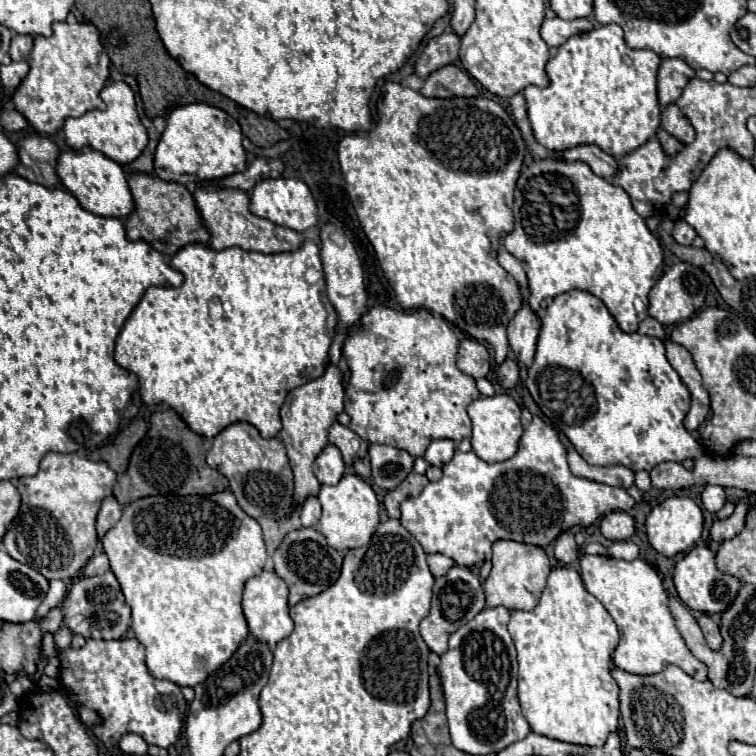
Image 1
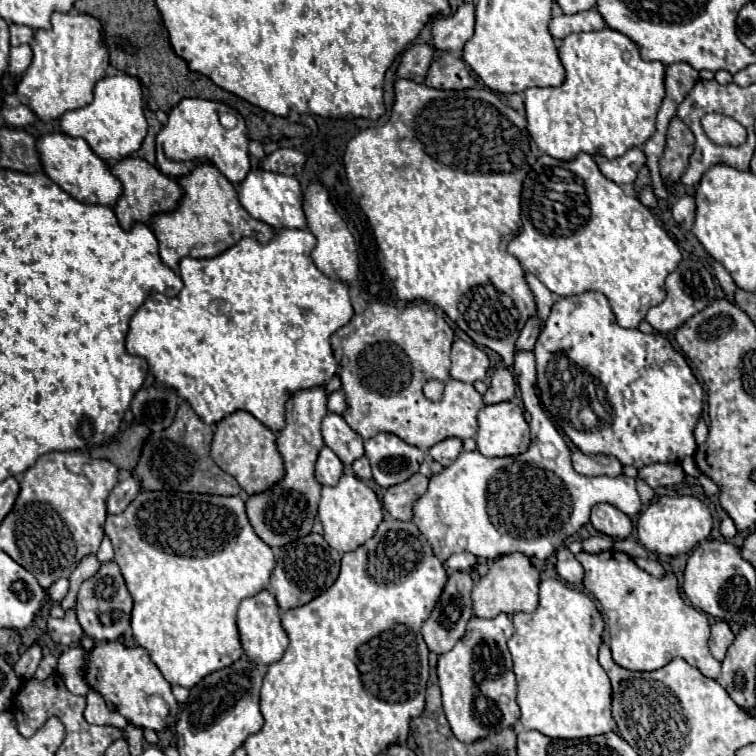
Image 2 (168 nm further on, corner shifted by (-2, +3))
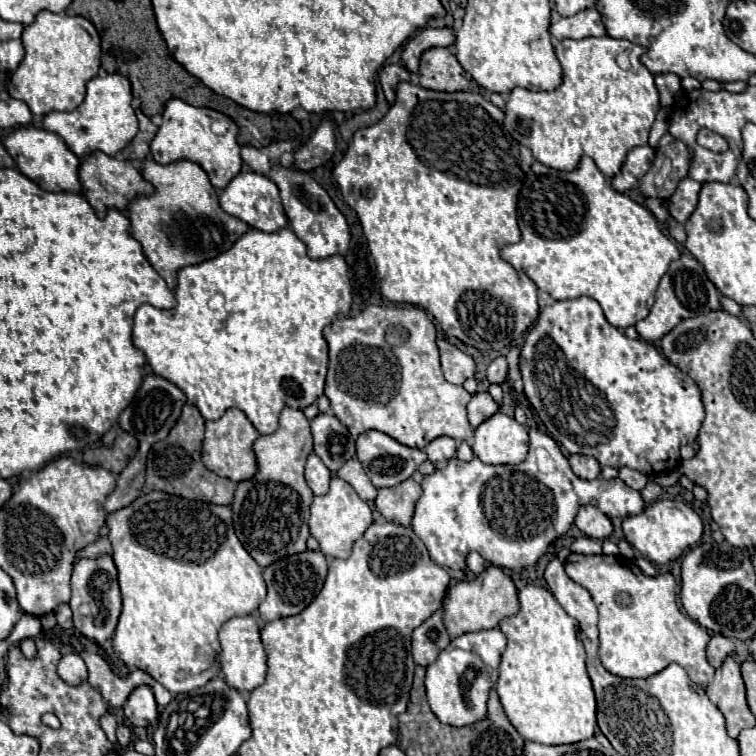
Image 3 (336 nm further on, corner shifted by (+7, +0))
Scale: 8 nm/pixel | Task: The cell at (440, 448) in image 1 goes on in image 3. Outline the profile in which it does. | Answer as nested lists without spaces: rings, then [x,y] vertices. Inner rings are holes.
[[[437,437],[425,447],[427,459],[435,465],[435,469],[443,469],[451,457],[455,457],[455,441],[451,437]]]

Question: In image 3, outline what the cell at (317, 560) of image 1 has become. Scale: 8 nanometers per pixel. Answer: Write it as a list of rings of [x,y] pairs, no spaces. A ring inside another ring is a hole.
[[[303,551],[291,557],[283,557],[265,567],[267,597],[259,605],[259,615],[263,621],[273,621],[279,617],[289,617],[301,613],[321,591],[327,577],[327,557],[321,551]]]

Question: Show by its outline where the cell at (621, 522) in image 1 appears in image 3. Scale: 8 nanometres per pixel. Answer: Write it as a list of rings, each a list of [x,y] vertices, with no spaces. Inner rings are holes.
[[[583,505],[575,517],[575,525],[591,539],[607,539],[613,533],[611,519],[593,505]]]

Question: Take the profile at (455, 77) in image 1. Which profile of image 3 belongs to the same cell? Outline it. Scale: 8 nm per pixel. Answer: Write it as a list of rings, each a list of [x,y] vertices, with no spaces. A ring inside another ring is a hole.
[[[433,47],[433,49],[427,49],[421,57],[421,63],[419,63],[419,85],[425,87],[425,89],[433,89],[433,91],[467,91],[469,89],[469,81],[465,79],[465,71],[463,67],[459,65],[459,61],[455,59],[455,55],[449,51],[449,49],[443,49],[443,47]]]

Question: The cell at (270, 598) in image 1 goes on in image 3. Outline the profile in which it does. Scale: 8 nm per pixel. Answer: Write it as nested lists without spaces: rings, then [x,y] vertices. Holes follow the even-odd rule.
[[[255,615],[247,617],[231,617],[219,631],[221,641],[221,671],[227,679],[227,683],[243,693],[249,693],[251,689],[259,687],[265,681],[267,675],[267,651],[261,641],[261,627],[257,623]]]

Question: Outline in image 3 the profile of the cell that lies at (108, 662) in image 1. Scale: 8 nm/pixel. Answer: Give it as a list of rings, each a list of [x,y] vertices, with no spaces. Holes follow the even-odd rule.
[[[149,685],[135,687],[131,691],[131,695],[127,697],[123,713],[127,719],[133,721],[135,727],[149,727],[149,725],[157,723],[159,711],[157,711],[157,701],[155,701],[153,689]]]

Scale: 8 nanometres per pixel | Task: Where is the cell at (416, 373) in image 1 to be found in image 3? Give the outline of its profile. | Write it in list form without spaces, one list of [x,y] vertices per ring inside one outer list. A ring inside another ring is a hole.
[[[369,305],[365,307],[359,315],[355,317],[345,317],[343,321],[337,319],[331,325],[325,327],[323,337],[329,345],[329,373],[327,373],[327,383],[325,383],[325,395],[331,401],[331,407],[335,411],[335,417],[339,417],[339,421],[351,431],[353,437],[359,437],[361,433],[367,433],[371,429],[387,433],[389,437],[395,437],[395,441],[399,441],[401,445],[411,445],[413,449],[425,449],[433,439],[437,437],[453,437],[453,439],[471,439],[473,437],[473,429],[471,423],[467,421],[467,403],[471,399],[471,395],[461,387],[461,385],[451,385],[445,381],[443,373],[441,373],[441,365],[439,365],[439,351],[437,351],[437,331],[433,321],[427,317],[427,313],[419,307],[407,305],[407,307],[381,307],[381,305]]]

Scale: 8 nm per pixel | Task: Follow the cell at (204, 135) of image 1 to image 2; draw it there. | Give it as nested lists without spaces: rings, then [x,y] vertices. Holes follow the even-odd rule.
[[[184,98],[180,100],[172,112],[168,114],[168,124],[156,136],[156,162],[166,176],[178,178],[188,174],[198,164],[214,164],[232,184],[240,184],[250,172],[250,154],[248,154],[248,170],[246,170],[246,150],[248,136],[244,118],[238,118],[236,128],[226,130],[218,122],[218,114],[228,112],[230,108],[222,102],[210,102],[200,98]]]

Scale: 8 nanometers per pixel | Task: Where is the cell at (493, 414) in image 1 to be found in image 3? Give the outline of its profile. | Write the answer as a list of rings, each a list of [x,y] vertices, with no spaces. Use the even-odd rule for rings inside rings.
[[[497,411],[473,435],[473,453],[489,465],[517,465],[527,457],[529,435],[513,417]]]

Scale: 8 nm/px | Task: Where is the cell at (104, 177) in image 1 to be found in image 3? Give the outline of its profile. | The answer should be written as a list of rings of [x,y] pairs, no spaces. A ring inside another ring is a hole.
[[[33,126],[19,127],[3,143],[9,155],[15,159],[19,171],[31,181],[35,181],[41,189],[47,189],[51,193],[61,193],[61,191],[81,193],[83,189],[79,181],[81,161],[79,157],[75,157],[75,153],[71,153],[71,149],[67,149],[67,143],[57,133],[35,129]]]

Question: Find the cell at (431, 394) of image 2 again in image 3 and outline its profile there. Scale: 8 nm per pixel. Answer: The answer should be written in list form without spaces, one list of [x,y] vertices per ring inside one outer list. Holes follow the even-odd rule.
[[[439,339],[437,345],[439,345],[439,351],[441,351],[443,375],[449,383],[461,385],[465,379],[475,377],[475,361],[473,361],[471,355],[463,353],[461,349],[457,349],[455,345],[451,345],[445,339]]]

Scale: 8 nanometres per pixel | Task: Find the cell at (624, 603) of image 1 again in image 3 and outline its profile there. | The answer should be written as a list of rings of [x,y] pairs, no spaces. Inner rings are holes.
[[[571,553],[565,561],[567,575],[583,585],[599,609],[599,657],[603,667],[625,679],[651,677],[669,663],[679,663],[699,687],[707,687],[713,667],[705,659],[709,633],[683,615],[675,599],[675,579],[671,573],[647,577],[625,557]]]

